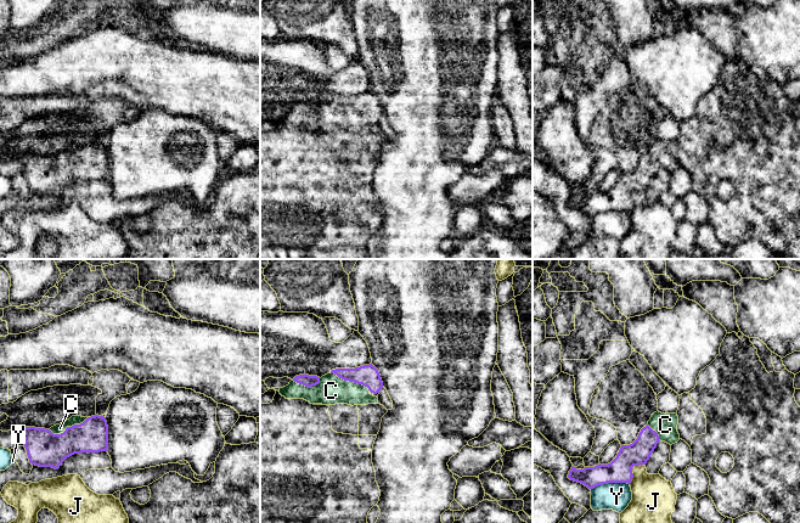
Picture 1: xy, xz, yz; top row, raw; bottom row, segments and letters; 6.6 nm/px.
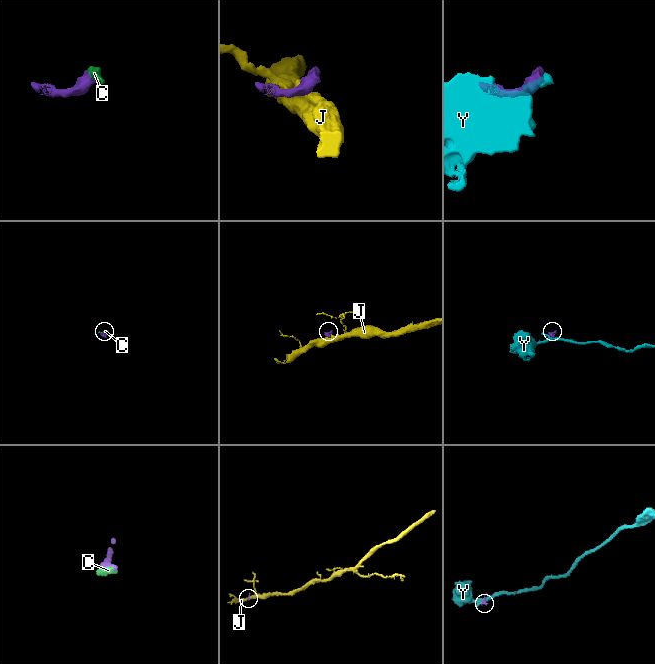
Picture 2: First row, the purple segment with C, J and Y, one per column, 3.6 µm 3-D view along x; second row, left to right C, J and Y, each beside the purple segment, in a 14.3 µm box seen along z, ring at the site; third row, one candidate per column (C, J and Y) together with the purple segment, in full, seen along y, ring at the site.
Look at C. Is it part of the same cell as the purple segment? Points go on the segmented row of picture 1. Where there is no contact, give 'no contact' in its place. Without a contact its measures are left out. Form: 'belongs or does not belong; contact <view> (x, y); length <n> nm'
belongs; contact xz (350, 381); length 300 nm

